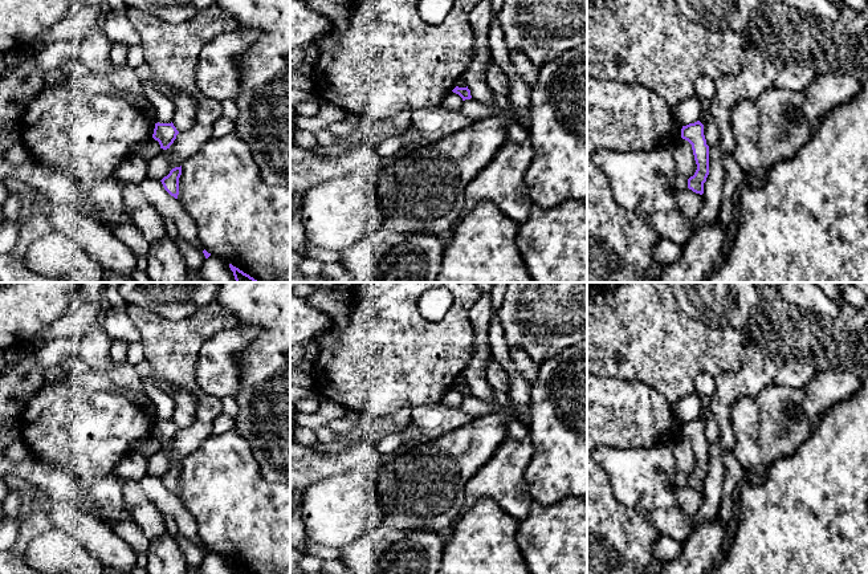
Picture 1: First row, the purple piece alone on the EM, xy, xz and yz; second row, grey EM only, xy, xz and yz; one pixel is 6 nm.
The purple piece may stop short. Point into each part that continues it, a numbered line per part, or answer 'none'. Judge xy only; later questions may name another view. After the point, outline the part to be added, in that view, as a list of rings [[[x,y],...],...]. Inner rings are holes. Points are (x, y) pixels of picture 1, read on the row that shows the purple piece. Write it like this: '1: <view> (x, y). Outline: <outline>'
none

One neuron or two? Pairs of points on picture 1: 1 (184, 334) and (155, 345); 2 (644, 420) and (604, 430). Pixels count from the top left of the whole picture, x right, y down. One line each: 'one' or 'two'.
1: one
2: one

